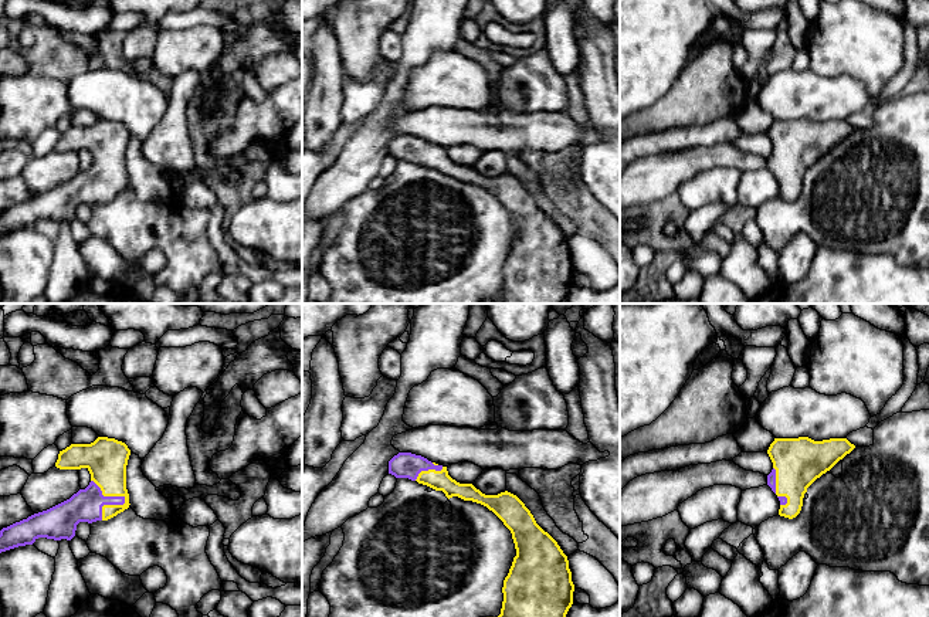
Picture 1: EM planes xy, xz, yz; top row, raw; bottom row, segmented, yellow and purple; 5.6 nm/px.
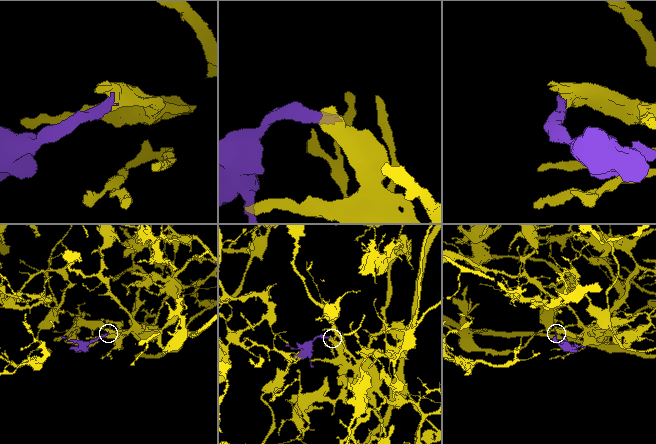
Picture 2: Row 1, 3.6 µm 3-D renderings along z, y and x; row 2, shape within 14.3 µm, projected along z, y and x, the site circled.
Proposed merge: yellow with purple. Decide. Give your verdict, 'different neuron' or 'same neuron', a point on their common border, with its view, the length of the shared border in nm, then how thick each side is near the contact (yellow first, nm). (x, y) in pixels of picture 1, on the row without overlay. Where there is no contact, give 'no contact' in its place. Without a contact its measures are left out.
same neuron; meets yellow in xy at (125, 182); contact 240 nm long; 240 nm thick on the yellow side, 180 nm on the other

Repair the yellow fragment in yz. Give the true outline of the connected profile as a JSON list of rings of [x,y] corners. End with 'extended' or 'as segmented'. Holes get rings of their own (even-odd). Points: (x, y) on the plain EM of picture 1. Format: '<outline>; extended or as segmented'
[[[774,121],[767,132],[773,145],[767,167],[780,183],[779,197],[796,200],[807,170],[854,130],[847,121]]]; extended

